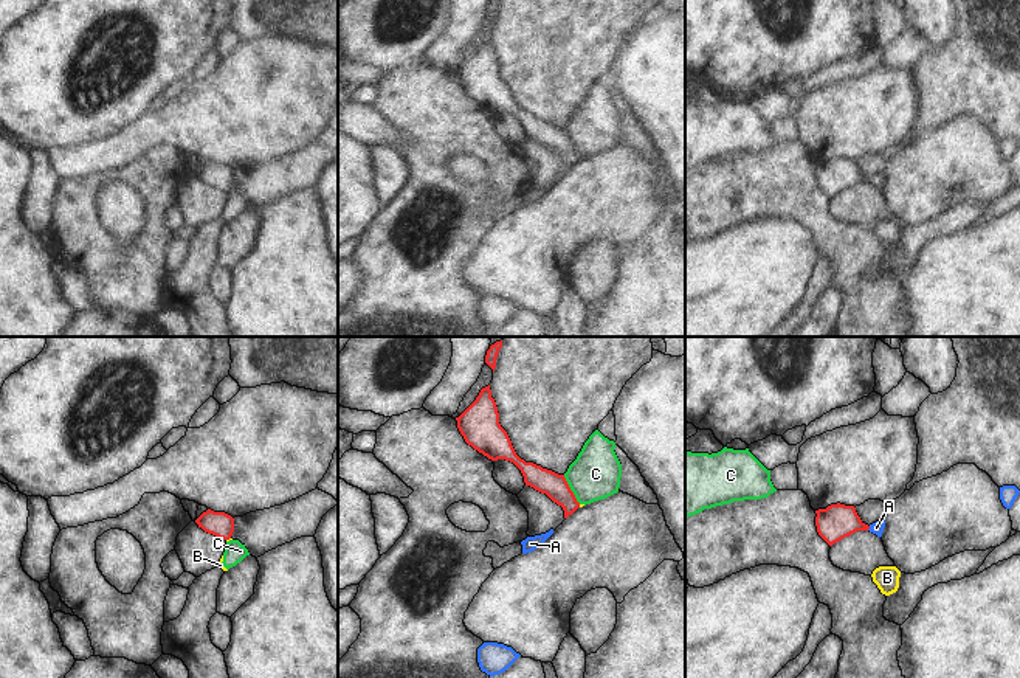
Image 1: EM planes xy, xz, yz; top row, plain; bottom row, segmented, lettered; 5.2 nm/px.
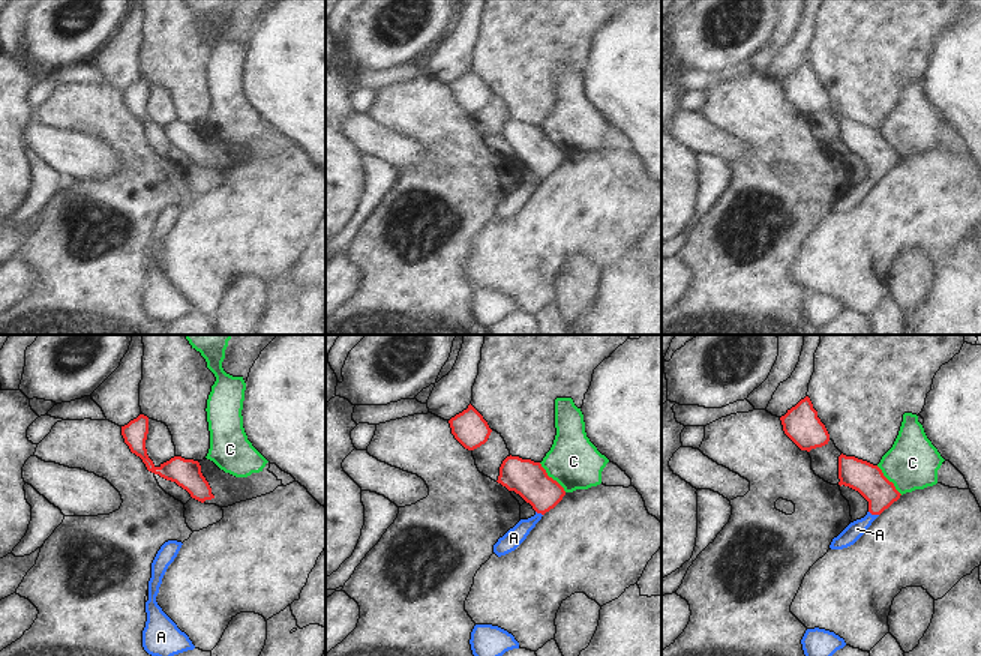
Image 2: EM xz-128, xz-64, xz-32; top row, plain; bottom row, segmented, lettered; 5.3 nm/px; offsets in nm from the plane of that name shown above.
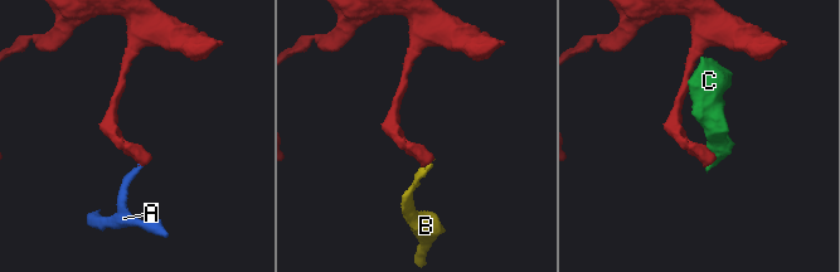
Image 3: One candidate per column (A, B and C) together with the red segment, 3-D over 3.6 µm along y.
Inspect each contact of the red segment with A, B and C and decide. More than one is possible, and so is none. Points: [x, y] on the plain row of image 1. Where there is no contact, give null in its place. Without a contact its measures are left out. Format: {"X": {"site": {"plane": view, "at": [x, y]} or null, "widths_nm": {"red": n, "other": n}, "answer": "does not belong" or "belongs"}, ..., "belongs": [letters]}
{"A": {"site": {"plane": "yz", "at": [868, 180]}, "widths_nm": {"red": 180, "other": 70}, "answer": "belongs"}, "B": {"site": {"plane": "xy", "at": [228, 191]}, "widths_nm": {"red": 130, "other": 20}, "answer": "does not belong"}, "C": {"site": {"plane": "xz", "at": [569, 141]}, "widths_nm": {"red": 130, "other": 260}, "answer": "does not belong"}, "belongs": ["A"]}

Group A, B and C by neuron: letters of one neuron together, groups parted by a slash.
A / B C

